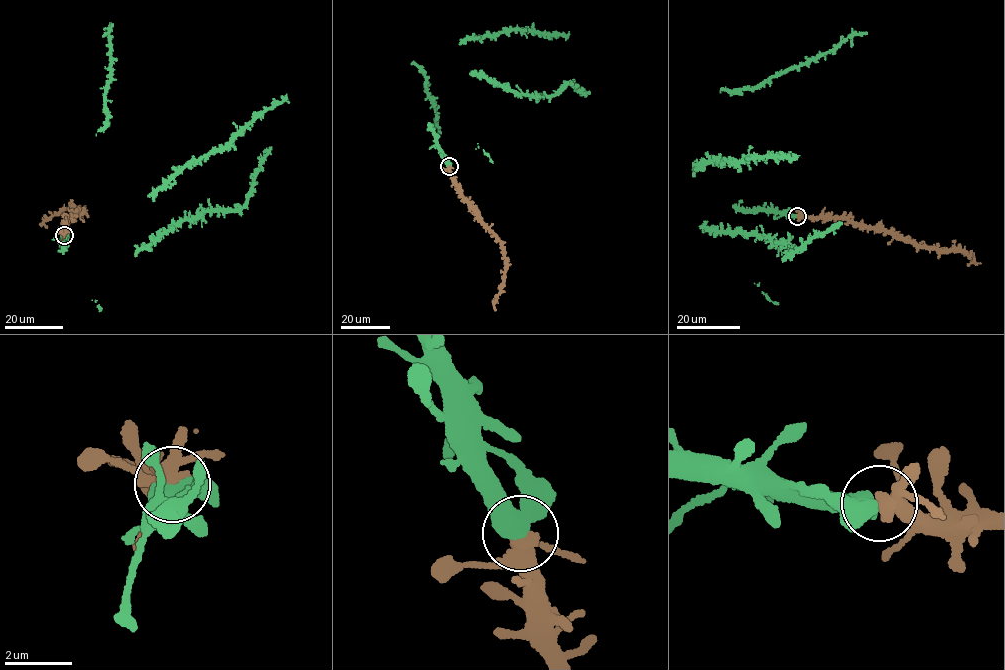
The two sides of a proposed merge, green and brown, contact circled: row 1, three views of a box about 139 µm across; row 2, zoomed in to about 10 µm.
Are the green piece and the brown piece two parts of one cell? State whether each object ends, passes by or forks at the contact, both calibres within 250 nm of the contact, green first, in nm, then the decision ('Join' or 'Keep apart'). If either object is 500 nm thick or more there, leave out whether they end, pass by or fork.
Thickness 500 nm (green) against 340 nm. Join

